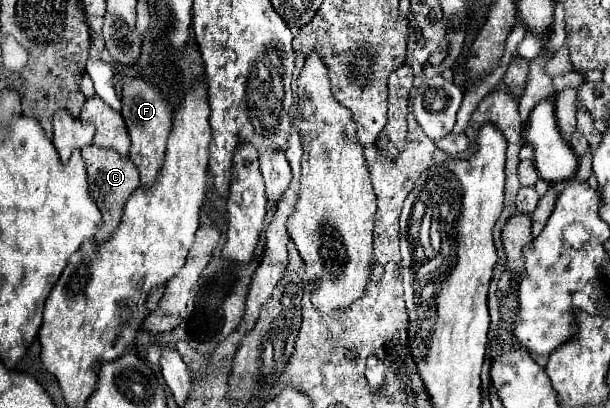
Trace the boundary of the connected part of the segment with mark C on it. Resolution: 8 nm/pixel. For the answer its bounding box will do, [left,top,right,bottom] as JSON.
[82,145,140,243]

